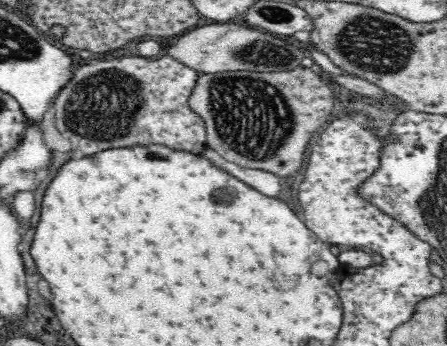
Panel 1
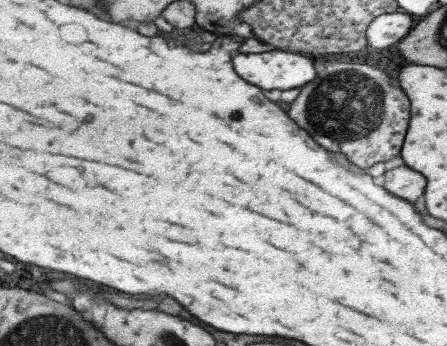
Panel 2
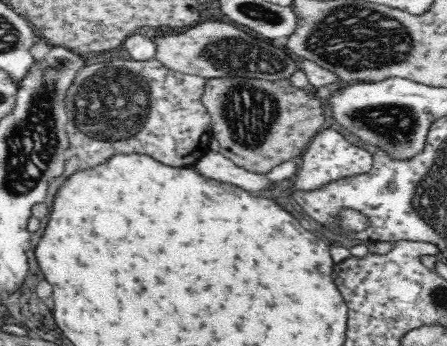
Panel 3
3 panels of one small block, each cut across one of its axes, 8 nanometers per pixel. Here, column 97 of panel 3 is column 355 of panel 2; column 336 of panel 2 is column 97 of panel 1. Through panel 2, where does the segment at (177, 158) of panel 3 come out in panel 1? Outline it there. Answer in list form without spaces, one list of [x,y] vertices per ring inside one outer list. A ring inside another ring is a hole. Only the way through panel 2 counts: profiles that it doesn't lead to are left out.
[[[172,54],[162,58],[128,56],[88,62],[76,70],[74,82],[56,98],[56,126],[72,142],[72,148],[84,156],[134,142],[160,142],[178,150],[204,154],[208,152],[204,122],[188,108],[198,74],[196,68]]]

